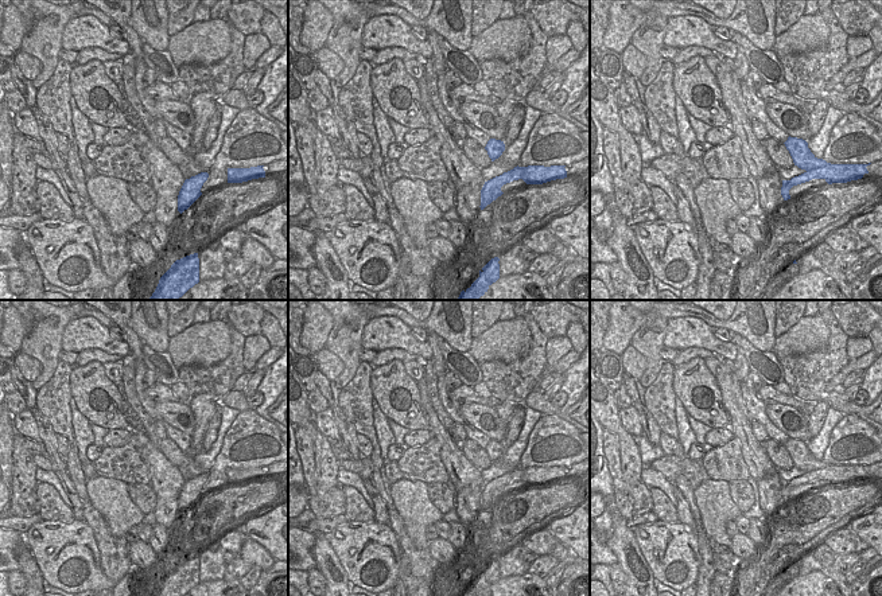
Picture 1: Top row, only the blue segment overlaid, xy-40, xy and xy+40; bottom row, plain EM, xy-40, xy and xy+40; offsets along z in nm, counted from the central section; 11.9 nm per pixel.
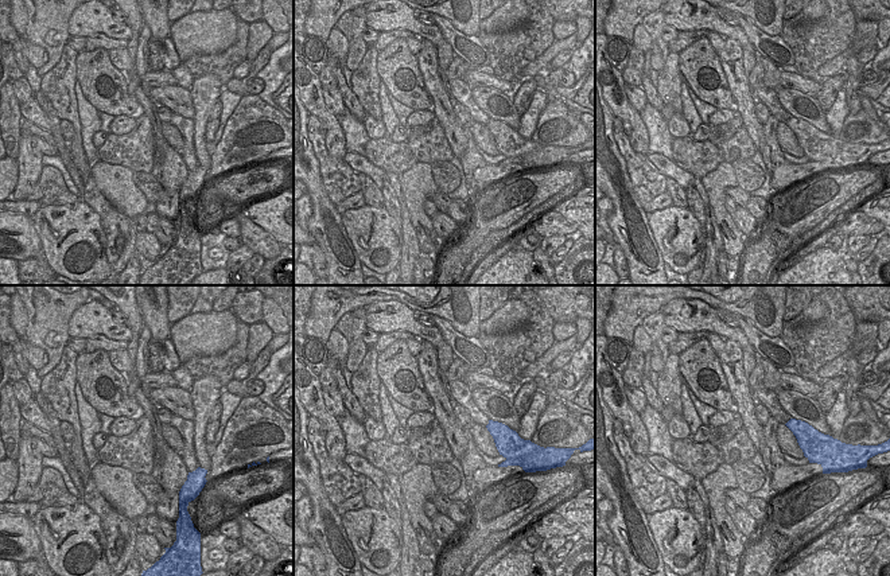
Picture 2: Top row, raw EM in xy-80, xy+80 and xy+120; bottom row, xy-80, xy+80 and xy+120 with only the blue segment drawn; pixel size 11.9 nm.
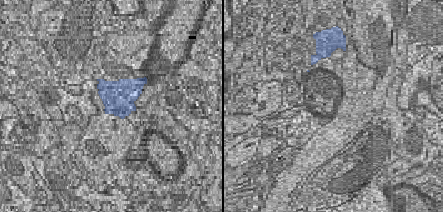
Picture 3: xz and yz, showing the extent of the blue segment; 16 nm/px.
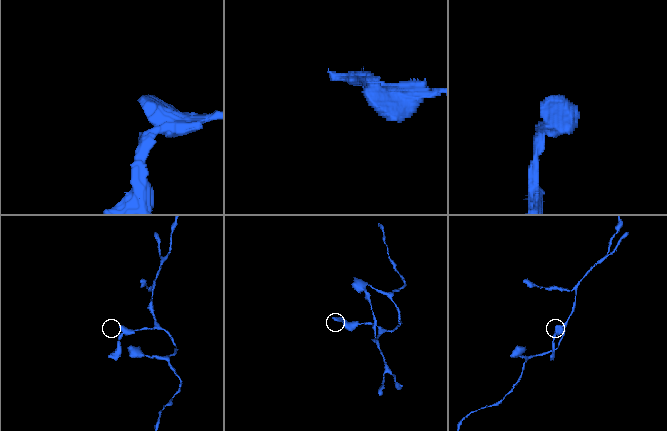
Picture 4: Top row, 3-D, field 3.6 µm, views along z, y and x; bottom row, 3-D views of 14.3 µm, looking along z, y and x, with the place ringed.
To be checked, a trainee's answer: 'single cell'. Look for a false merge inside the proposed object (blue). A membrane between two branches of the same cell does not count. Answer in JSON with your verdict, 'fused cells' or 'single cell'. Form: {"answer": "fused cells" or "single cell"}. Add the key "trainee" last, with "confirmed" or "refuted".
{"answer": "fused cells", "trainee": "refuted"}

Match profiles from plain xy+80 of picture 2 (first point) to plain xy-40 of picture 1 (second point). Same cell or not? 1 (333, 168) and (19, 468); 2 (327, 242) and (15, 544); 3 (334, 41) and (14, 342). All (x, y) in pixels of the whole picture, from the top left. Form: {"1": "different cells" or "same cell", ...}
{"1": "different cells", "2": "different cells", "3": "different cells"}

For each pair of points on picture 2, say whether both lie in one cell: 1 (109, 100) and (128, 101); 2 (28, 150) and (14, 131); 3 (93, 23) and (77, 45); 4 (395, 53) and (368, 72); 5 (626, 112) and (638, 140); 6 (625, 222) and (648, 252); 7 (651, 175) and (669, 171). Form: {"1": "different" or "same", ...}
{"1": "same", "2": "different", "3": "different", "4": "different", "5": "same", "6": "same", "7": "different"}

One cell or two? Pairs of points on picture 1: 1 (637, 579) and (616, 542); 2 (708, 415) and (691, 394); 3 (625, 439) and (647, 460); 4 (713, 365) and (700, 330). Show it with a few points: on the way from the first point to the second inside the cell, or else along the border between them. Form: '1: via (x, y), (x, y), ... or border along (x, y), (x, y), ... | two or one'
1: via (634, 569), (628, 563), (625, 552) | one
2: via (703, 409), (699, 409), (691, 400) | one
3: border along (636, 439), (641, 463), (640, 479) | two
4: border along (715, 354), (721, 357) | two

